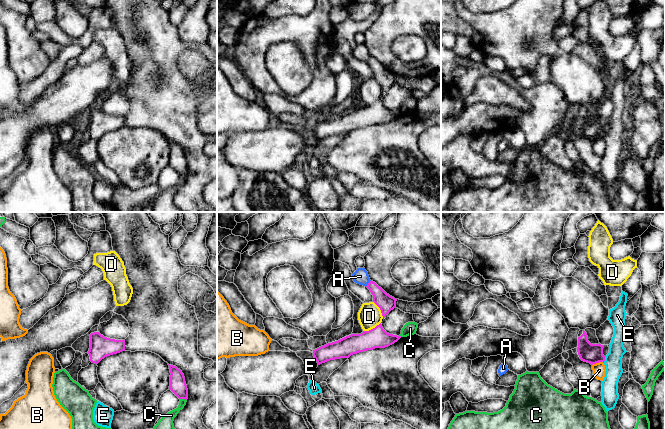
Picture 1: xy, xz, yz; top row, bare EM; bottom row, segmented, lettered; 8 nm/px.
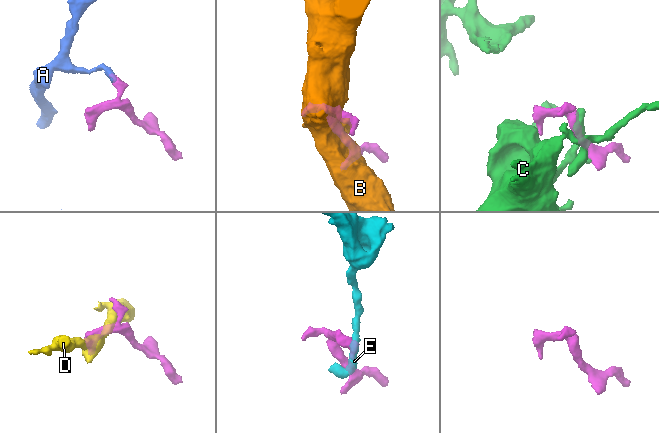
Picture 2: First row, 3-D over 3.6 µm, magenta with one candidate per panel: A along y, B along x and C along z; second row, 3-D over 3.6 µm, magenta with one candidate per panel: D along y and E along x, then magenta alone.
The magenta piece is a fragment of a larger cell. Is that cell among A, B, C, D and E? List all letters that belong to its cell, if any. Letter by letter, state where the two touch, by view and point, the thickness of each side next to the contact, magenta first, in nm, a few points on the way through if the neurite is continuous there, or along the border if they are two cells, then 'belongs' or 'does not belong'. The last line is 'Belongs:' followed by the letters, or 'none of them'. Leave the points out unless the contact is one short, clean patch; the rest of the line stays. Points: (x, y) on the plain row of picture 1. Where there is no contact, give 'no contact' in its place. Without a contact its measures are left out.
A: xz (368, 59) | 140/120 nm | along xz (370, 56), (365, 62) | does not belong
B: yz (597, 138) | 160/100 nm | along yz (603, 138), (597, 138), (592, 141) | does not belong
C: xy (183, 174) | 130/110 nm | does not belong
D: xz (371, 105) | 160/190 nm | along xz (380, 98), (374, 103), (363, 107) | does not belong
E: yz (604, 135) | 160/140 nm | along yz (606, 132), (603, 138) | does not belong
Belongs: none of them

